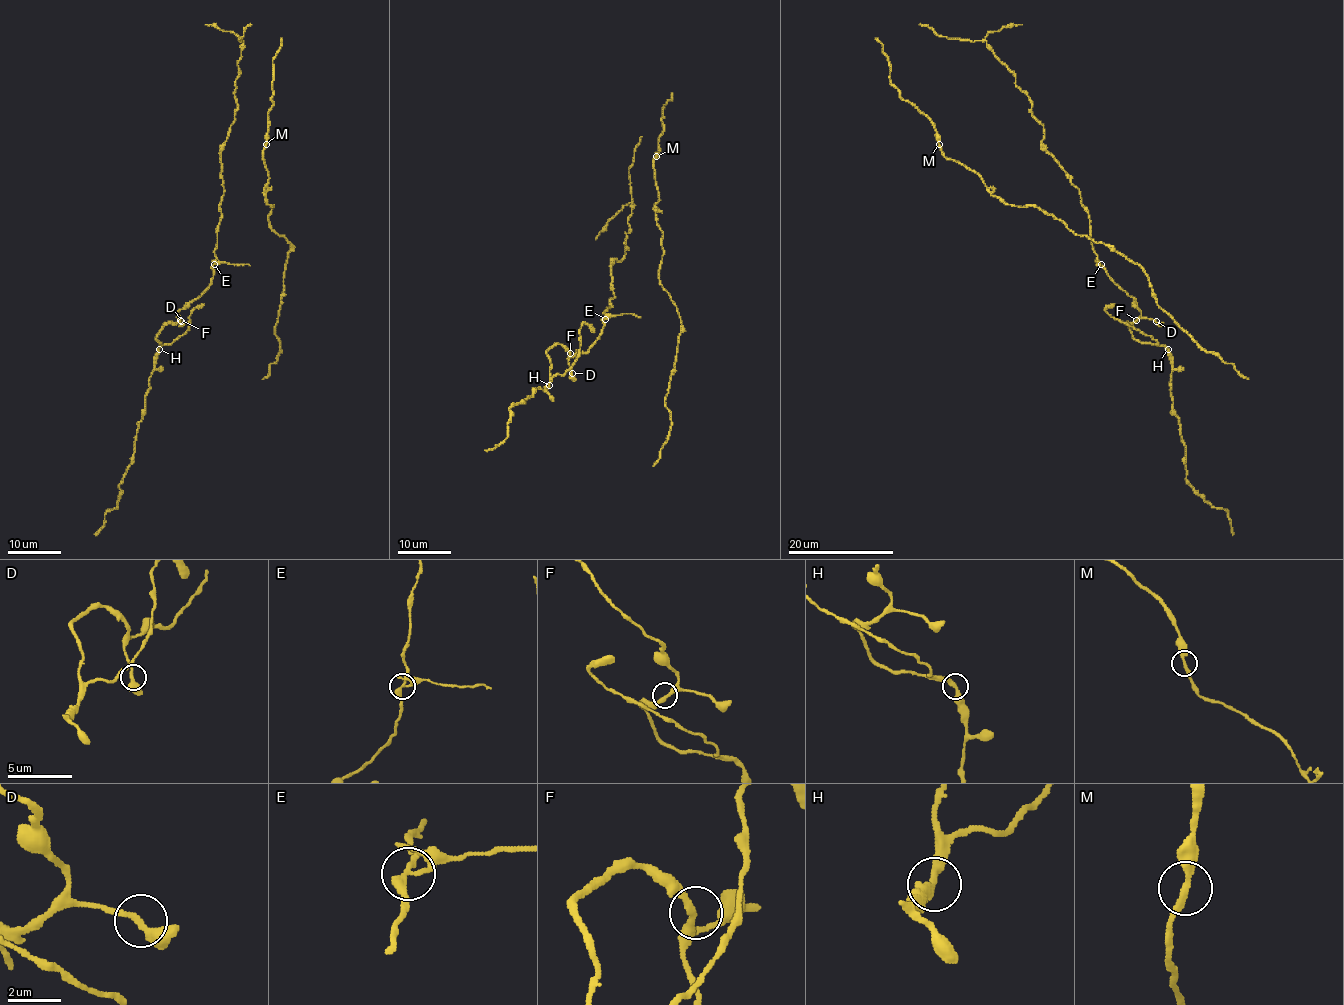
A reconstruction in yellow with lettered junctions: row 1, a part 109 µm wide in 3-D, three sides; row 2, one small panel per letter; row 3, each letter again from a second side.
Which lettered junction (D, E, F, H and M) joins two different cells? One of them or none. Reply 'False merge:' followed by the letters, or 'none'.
False merge: E

